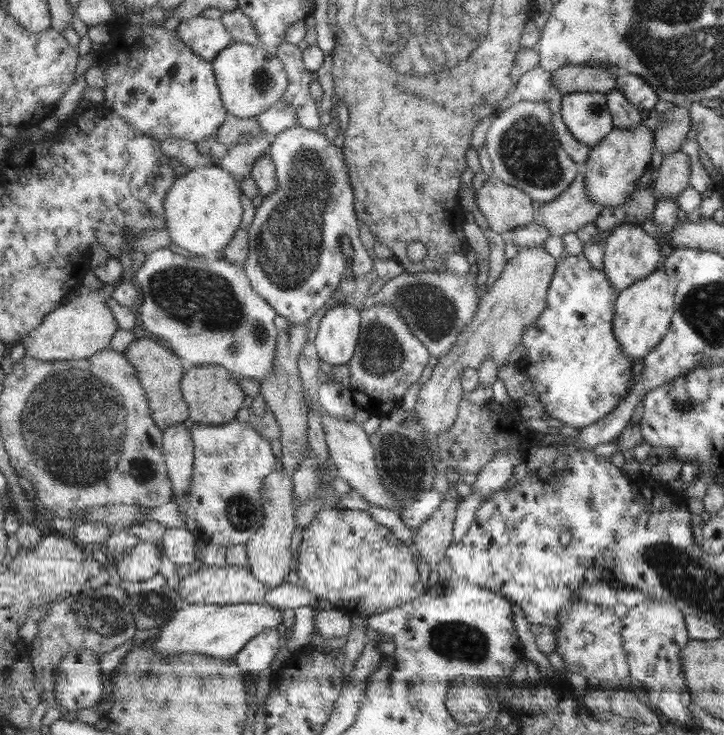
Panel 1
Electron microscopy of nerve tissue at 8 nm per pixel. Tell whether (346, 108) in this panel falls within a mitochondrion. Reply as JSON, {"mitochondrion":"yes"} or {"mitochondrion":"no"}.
{"mitochondrion":"no"}

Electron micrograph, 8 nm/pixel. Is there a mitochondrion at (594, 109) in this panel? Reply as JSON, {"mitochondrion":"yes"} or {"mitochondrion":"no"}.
{"mitochondrion":"yes"}

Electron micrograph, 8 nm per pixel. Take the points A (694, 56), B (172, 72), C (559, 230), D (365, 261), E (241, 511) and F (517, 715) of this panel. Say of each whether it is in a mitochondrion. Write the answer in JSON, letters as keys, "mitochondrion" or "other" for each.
{"A":"mitochondrion","B":"other","C":"other","D":"other","E":"mitochondrion","F":"other"}

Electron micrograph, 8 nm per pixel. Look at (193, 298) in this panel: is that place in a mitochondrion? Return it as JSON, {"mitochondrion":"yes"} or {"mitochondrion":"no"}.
{"mitochondrion":"yes"}

